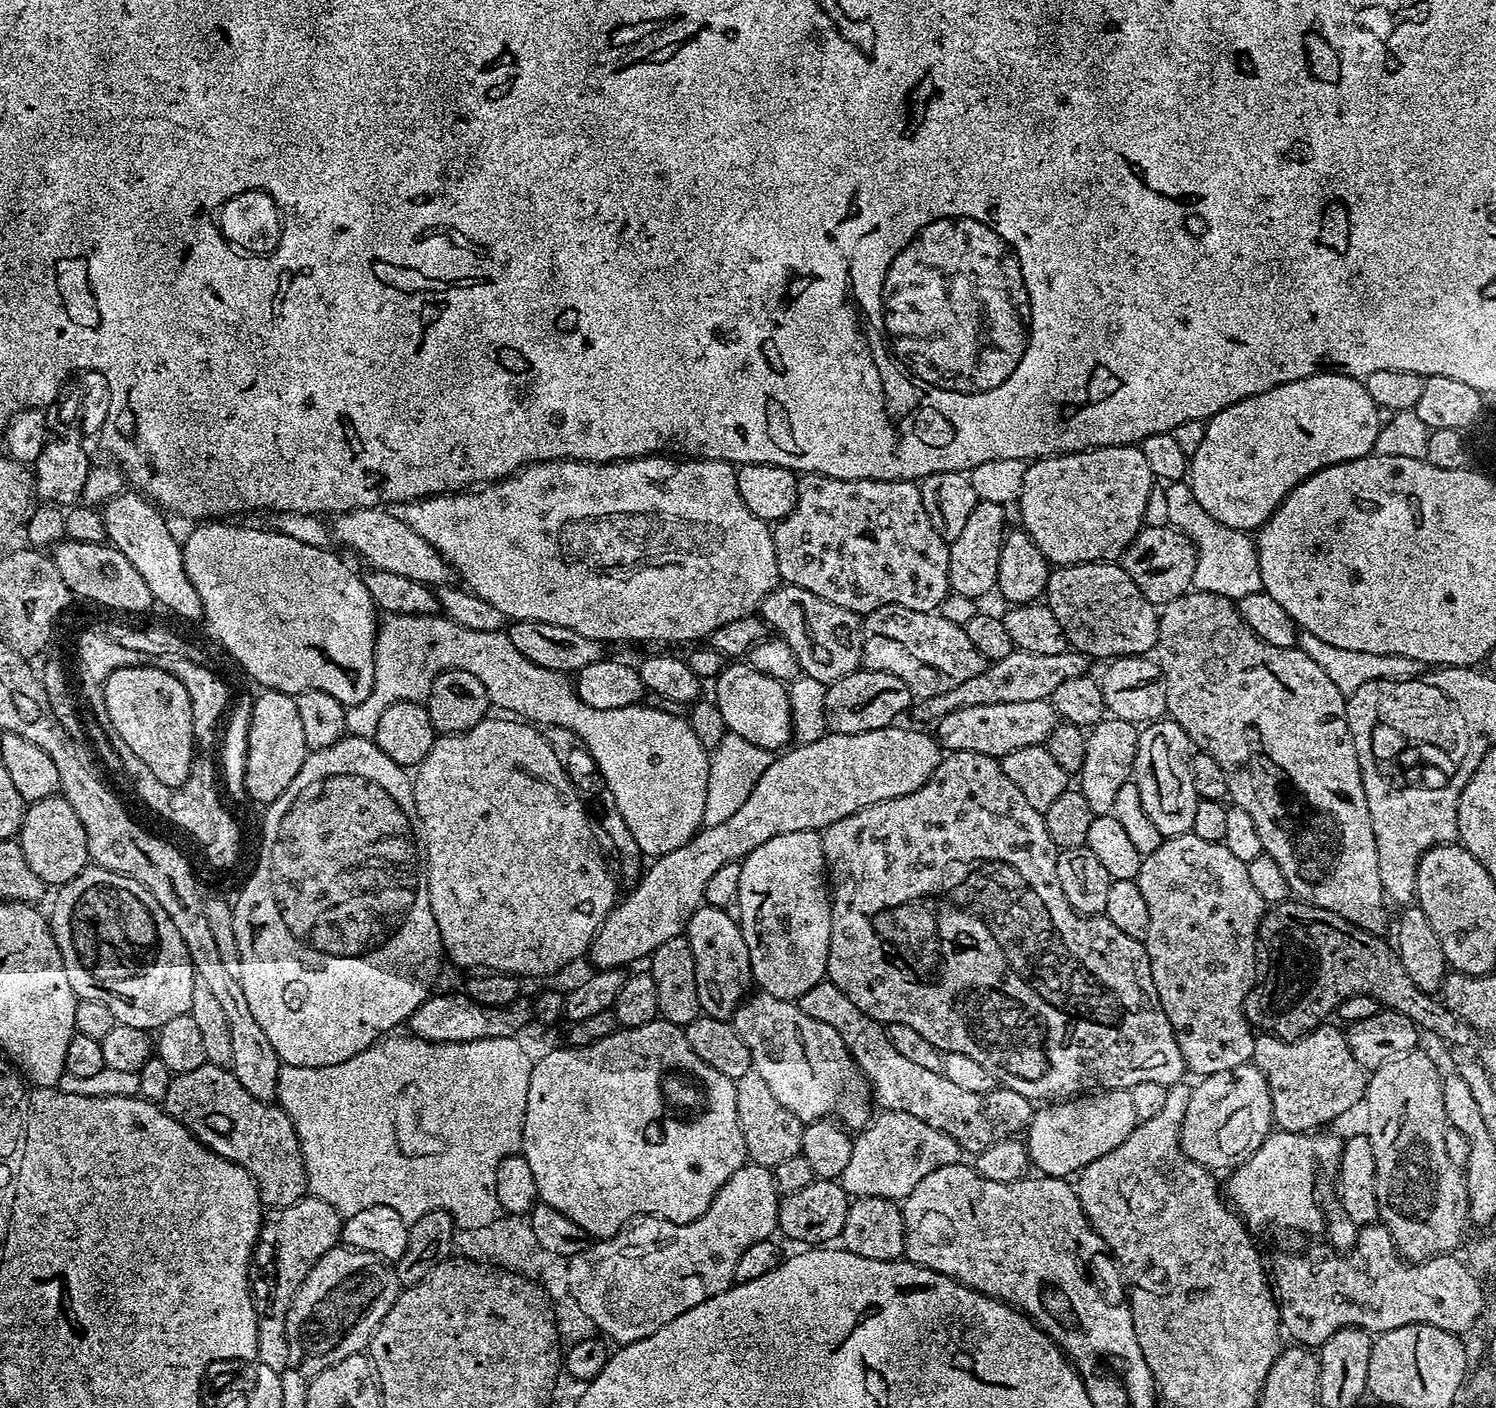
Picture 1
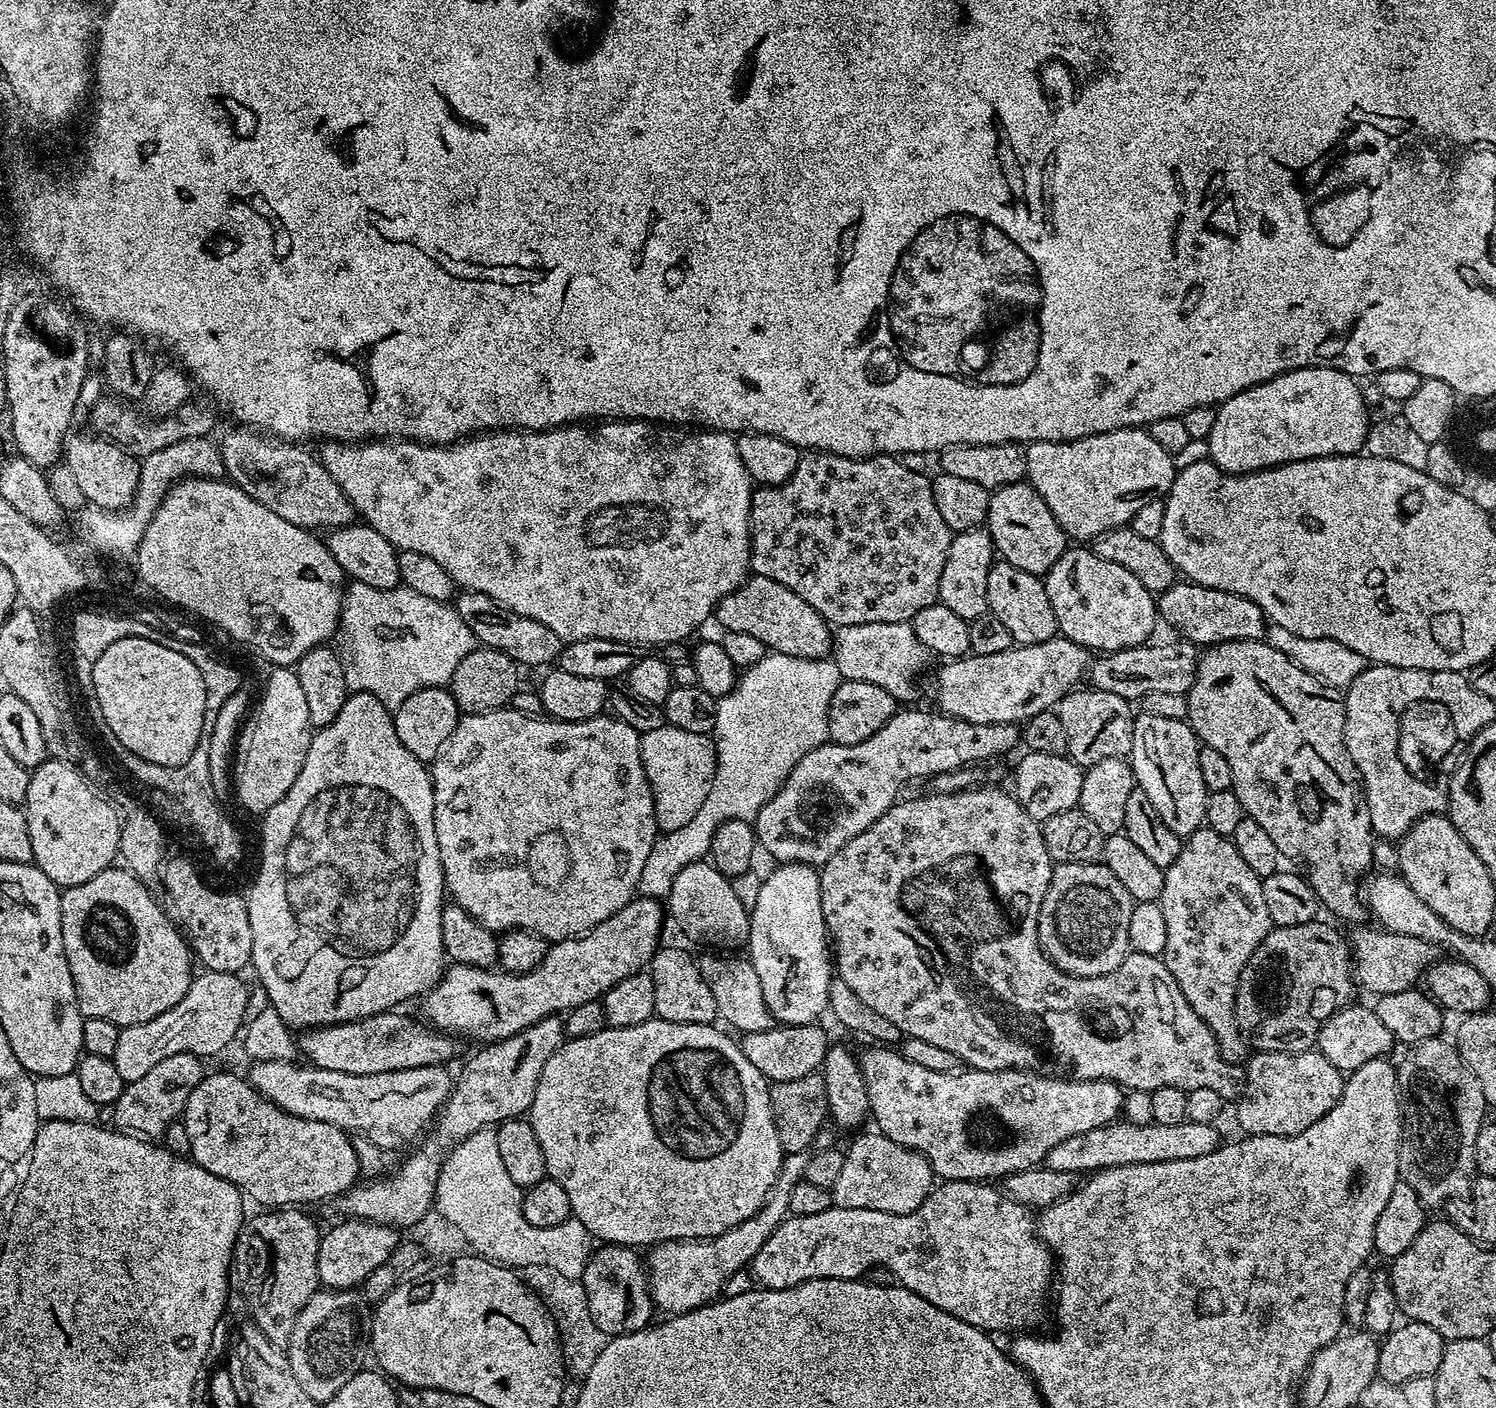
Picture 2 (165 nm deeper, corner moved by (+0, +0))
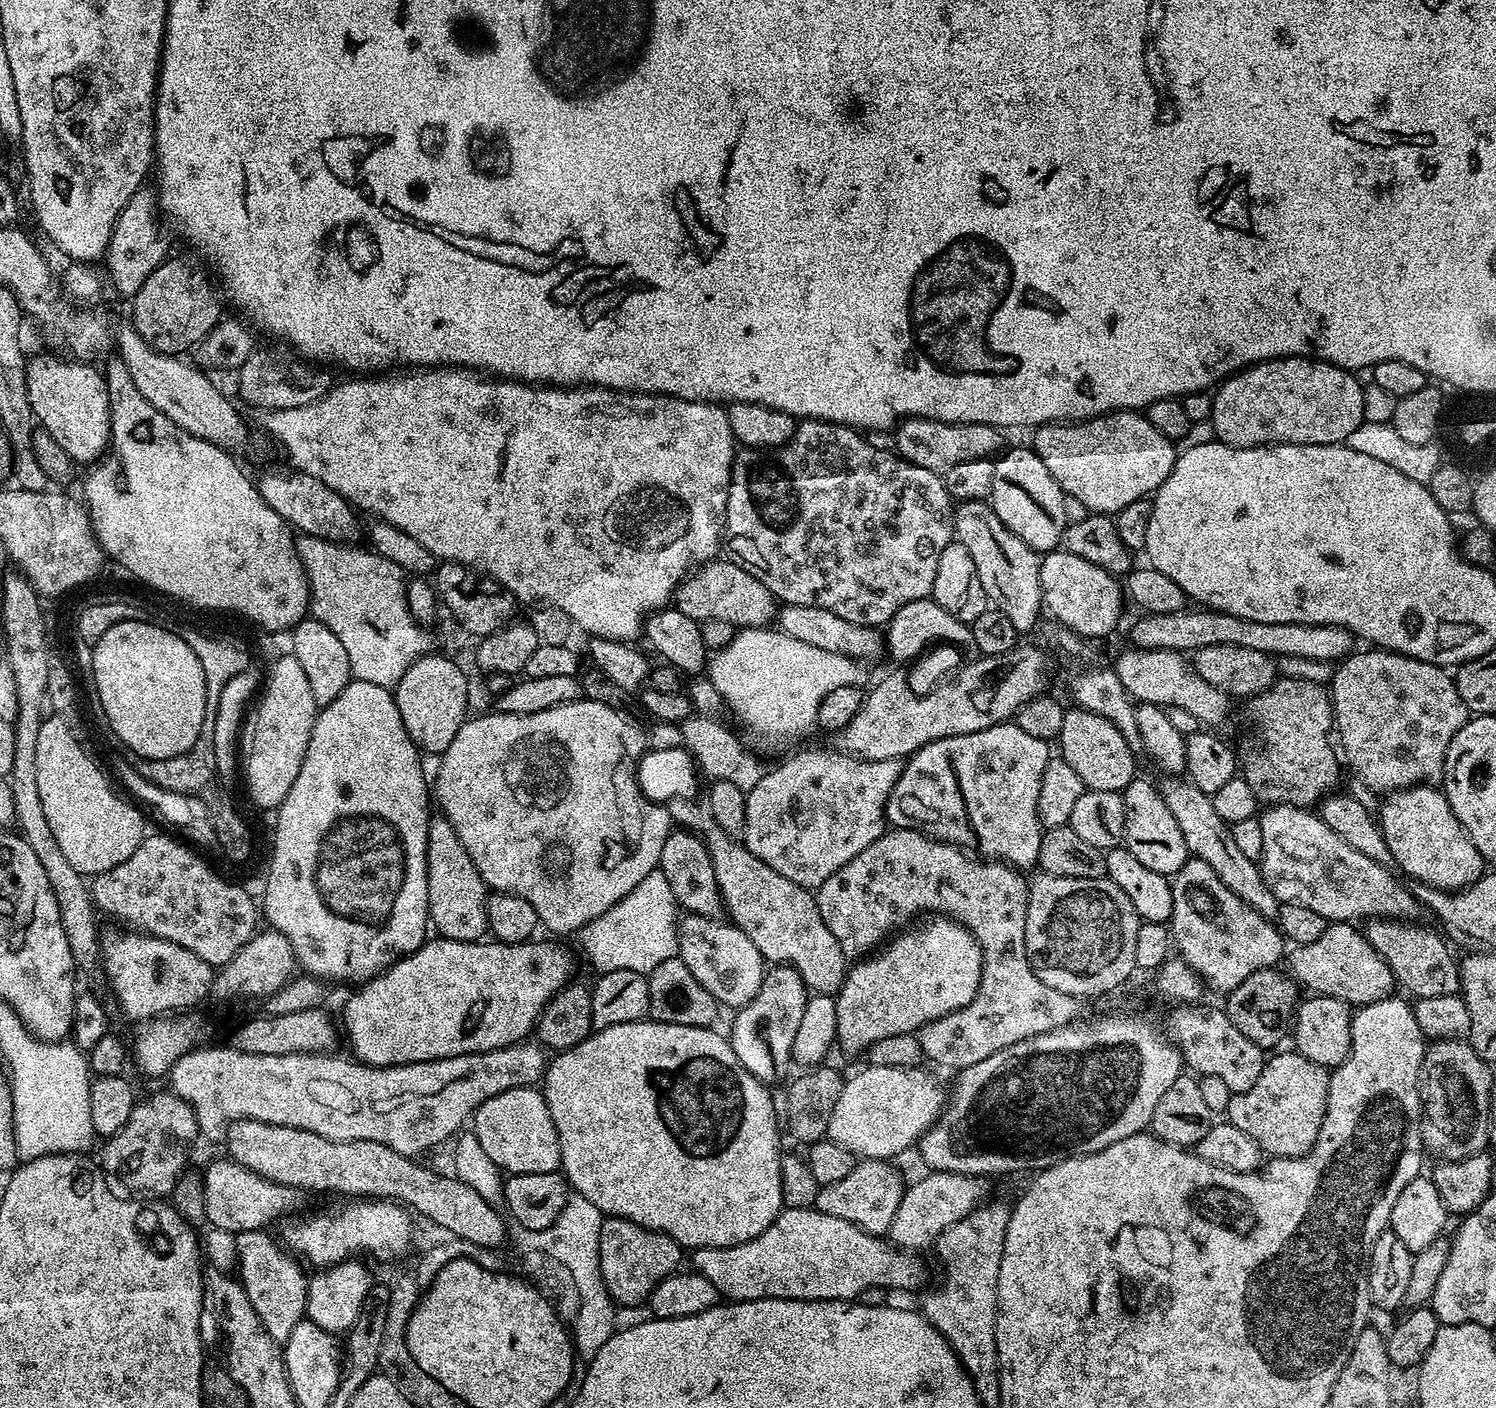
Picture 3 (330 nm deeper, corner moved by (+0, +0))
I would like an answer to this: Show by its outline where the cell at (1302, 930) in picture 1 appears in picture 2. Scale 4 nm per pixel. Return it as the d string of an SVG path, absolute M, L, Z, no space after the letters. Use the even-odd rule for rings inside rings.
M1317 918L1302 926L1273 927L1264 941L1248 959L1247 975L1265 980L1260 996L1237 995L1236 1025L1245 1041L1257 1052L1306 1052L1316 1044L1321 1026L1338 1010L1353 1003L1354 987L1353 953L1346 936L1336 928L1323 924Z

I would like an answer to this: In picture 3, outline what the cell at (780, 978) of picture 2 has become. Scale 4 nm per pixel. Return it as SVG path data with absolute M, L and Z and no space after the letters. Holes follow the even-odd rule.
M778 964L765 971L758 994L754 994L752 1001L743 1004L733 1015L736 1017L732 1020L731 1046L742 1066L746 1066L754 1078L772 1082L779 1072L787 1070L788 1063L793 1063L794 1034L798 1034L809 995L810 991L802 982L798 970L787 964Z

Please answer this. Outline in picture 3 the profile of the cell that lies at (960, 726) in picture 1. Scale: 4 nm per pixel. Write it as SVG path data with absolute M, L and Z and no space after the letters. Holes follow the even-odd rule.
M824 748L795 752L777 768L769 767L758 786L746 793L748 801L742 843L759 860L766 862L766 866L790 878L790 882L815 890L834 874L834 870L842 870L854 854L862 854L870 842L886 831L884 807L890 798L890 790L894 790L894 782L898 782L902 764L899 760L863 760L847 756L845 752L827 752Z

